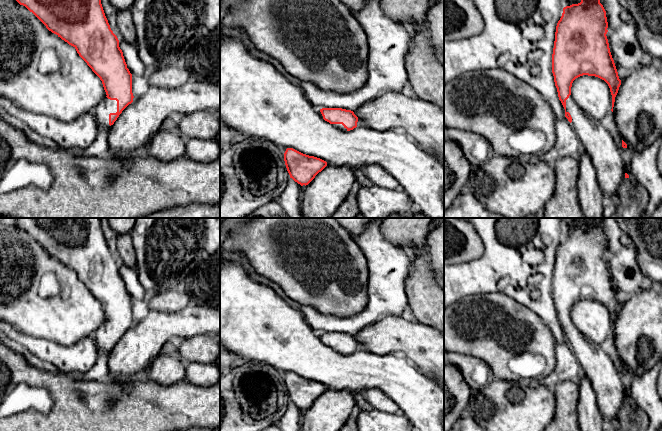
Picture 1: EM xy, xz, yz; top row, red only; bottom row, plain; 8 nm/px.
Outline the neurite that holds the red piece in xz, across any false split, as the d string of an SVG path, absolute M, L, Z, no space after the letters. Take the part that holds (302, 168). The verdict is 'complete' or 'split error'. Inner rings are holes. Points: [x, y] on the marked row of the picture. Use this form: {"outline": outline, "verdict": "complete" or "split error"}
{"outline": "M293 148L286 149L284 161L290 178L301 186L308 185L327 166L326 161Z", "verdict": "complete"}

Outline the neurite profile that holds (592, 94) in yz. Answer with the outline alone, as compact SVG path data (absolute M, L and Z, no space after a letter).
M595 76L576 78L572 83L571 96L577 106L597 120L602 120L612 109L608 84Z

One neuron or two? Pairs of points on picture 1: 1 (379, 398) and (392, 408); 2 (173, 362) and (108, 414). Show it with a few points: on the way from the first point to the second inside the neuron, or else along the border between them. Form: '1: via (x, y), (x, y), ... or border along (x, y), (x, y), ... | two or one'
1: via (382, 401), (389, 406) | one
2: border along (150, 378), (162, 384), (174, 384) | two

